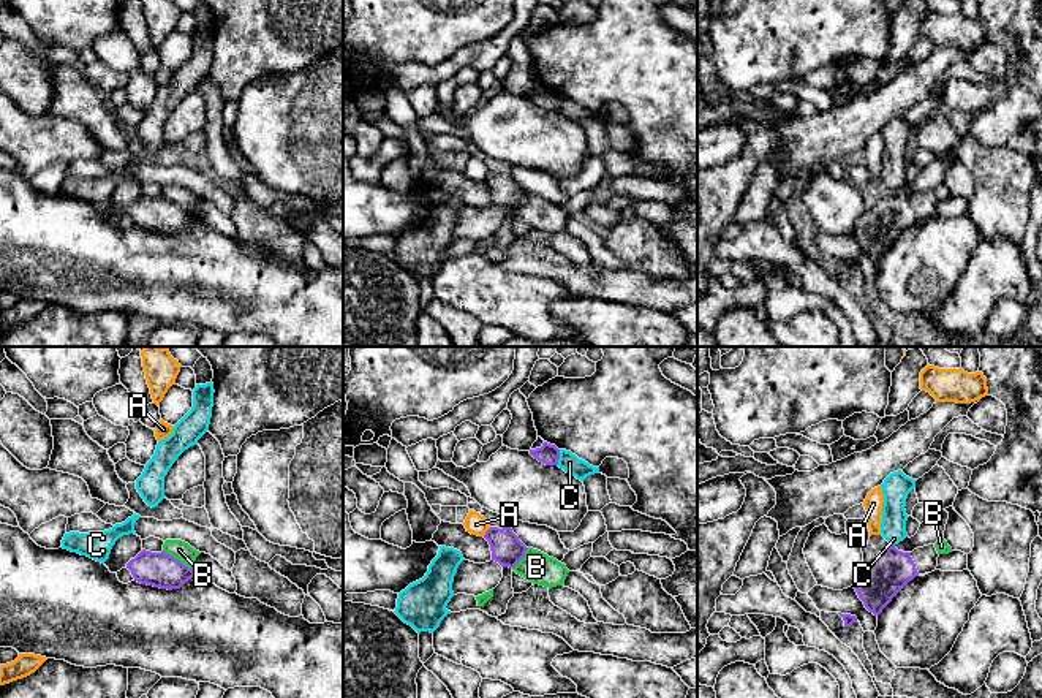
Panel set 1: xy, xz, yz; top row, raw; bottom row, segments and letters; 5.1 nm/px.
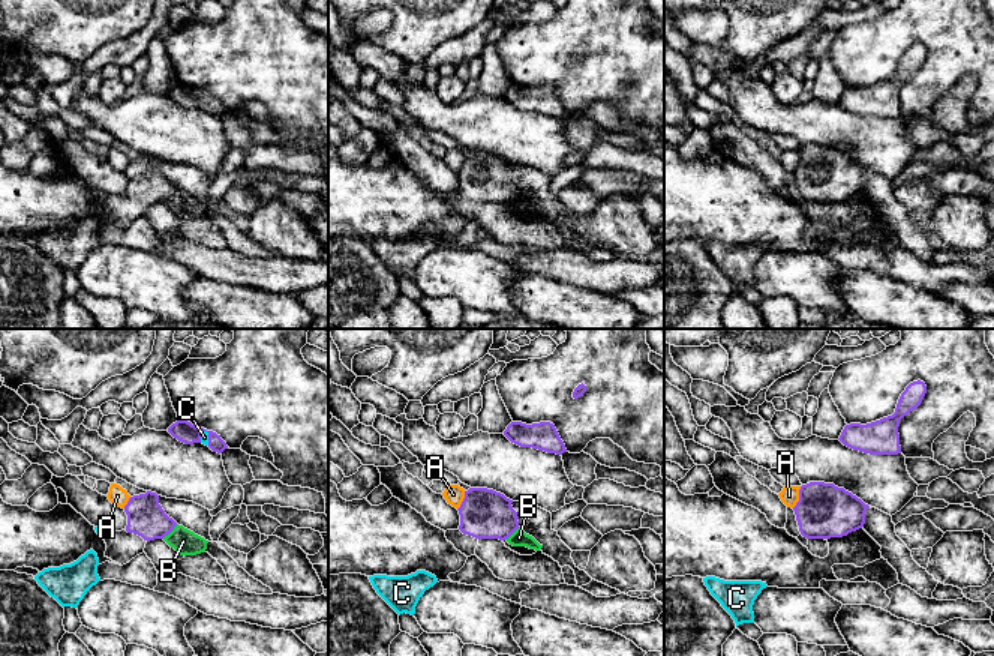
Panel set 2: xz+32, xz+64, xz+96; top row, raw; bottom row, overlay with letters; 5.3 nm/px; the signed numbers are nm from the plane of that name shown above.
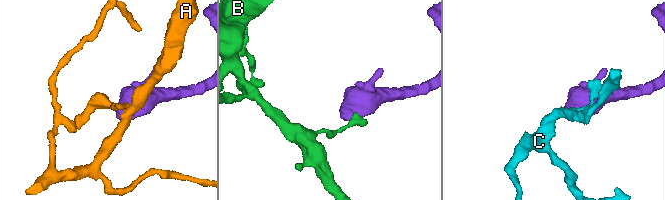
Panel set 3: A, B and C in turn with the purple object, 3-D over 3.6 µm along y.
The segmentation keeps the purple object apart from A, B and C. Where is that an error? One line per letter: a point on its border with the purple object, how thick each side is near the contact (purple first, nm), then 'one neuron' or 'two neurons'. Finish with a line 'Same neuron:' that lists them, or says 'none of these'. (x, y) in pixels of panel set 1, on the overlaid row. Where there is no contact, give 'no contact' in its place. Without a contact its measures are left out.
A: meets purple in xz at (486, 532); 160 nm thick on the purple side, 110 nm on the other; two neurons
B: meets purple in xy at (176, 559); 180 nm thick on the purple side, 100 nm on the other; two neurons
C: meets purple in xz at (558, 458); 110 nm thick on the purple side, 100 nm on the other; two neurons
Same neuron: none of these

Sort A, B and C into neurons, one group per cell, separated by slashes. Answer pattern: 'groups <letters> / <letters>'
groups A / B / C

